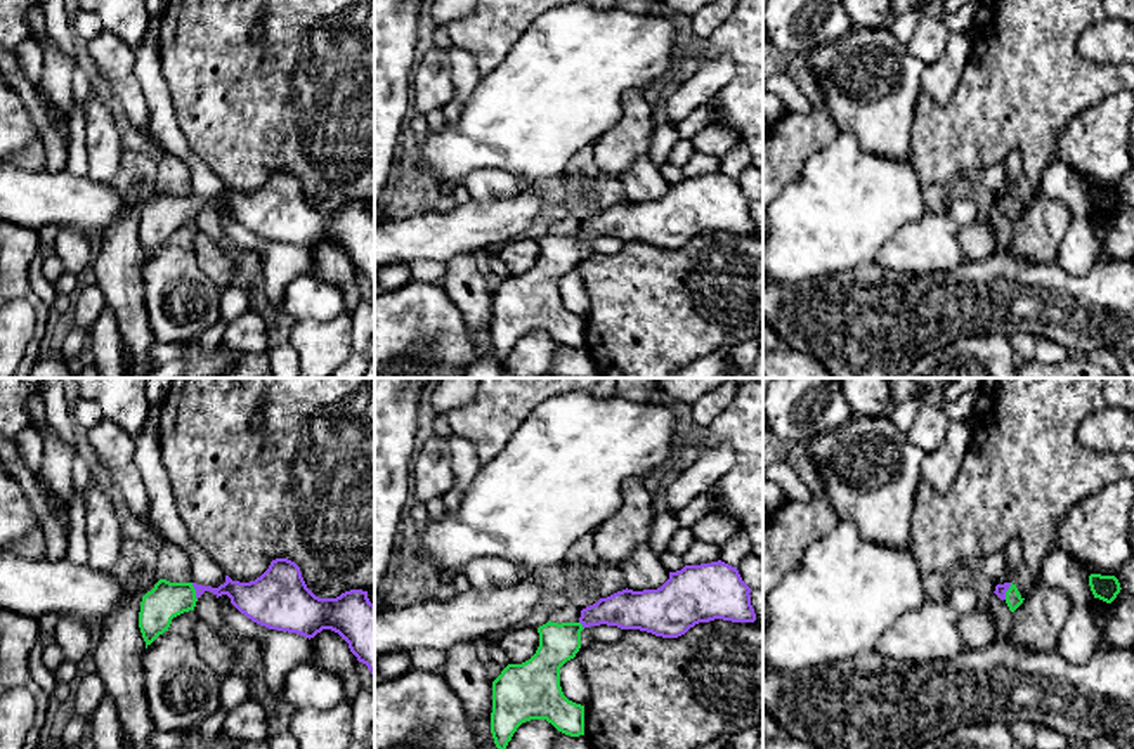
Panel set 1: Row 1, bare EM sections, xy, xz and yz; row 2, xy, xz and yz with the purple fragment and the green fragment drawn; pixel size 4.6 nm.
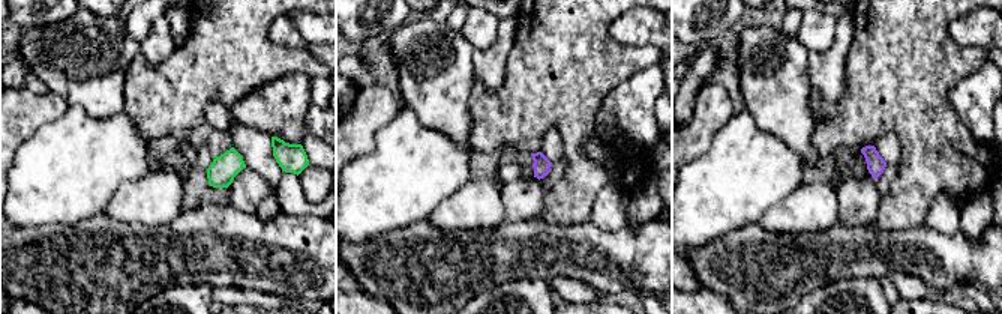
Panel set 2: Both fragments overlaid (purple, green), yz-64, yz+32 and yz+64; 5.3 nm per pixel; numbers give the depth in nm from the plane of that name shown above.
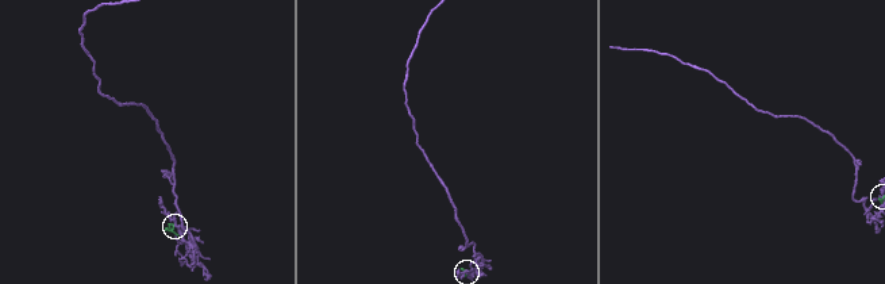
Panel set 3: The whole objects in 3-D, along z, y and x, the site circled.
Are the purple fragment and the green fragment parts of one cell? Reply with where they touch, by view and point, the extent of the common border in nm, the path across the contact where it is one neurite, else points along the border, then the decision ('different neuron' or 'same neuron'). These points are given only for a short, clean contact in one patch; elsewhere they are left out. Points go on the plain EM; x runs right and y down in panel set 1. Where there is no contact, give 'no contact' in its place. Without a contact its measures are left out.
yz (1006, 201) | 90 nm | across yz (1001, 201), (1006, 201), (1013, 210) | same neuron

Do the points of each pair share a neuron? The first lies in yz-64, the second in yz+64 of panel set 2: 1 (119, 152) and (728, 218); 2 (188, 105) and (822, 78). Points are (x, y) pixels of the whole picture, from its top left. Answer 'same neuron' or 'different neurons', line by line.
1: same neuron
2: different neurons

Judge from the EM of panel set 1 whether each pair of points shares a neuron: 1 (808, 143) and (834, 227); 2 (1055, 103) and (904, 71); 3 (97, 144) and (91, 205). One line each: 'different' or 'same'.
1: different
2: different
3: different

